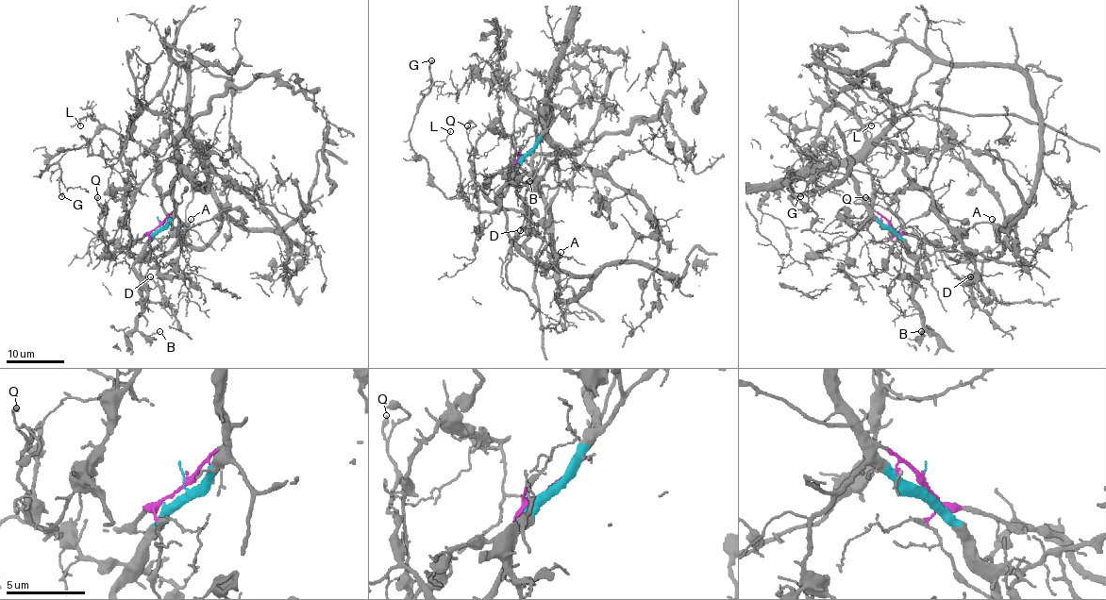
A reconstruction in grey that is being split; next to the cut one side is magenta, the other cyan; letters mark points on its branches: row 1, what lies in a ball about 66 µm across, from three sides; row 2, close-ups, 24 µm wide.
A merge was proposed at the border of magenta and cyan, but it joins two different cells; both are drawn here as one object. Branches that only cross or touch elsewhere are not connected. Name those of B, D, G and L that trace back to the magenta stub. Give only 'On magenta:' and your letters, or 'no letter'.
On magenta: G, L

